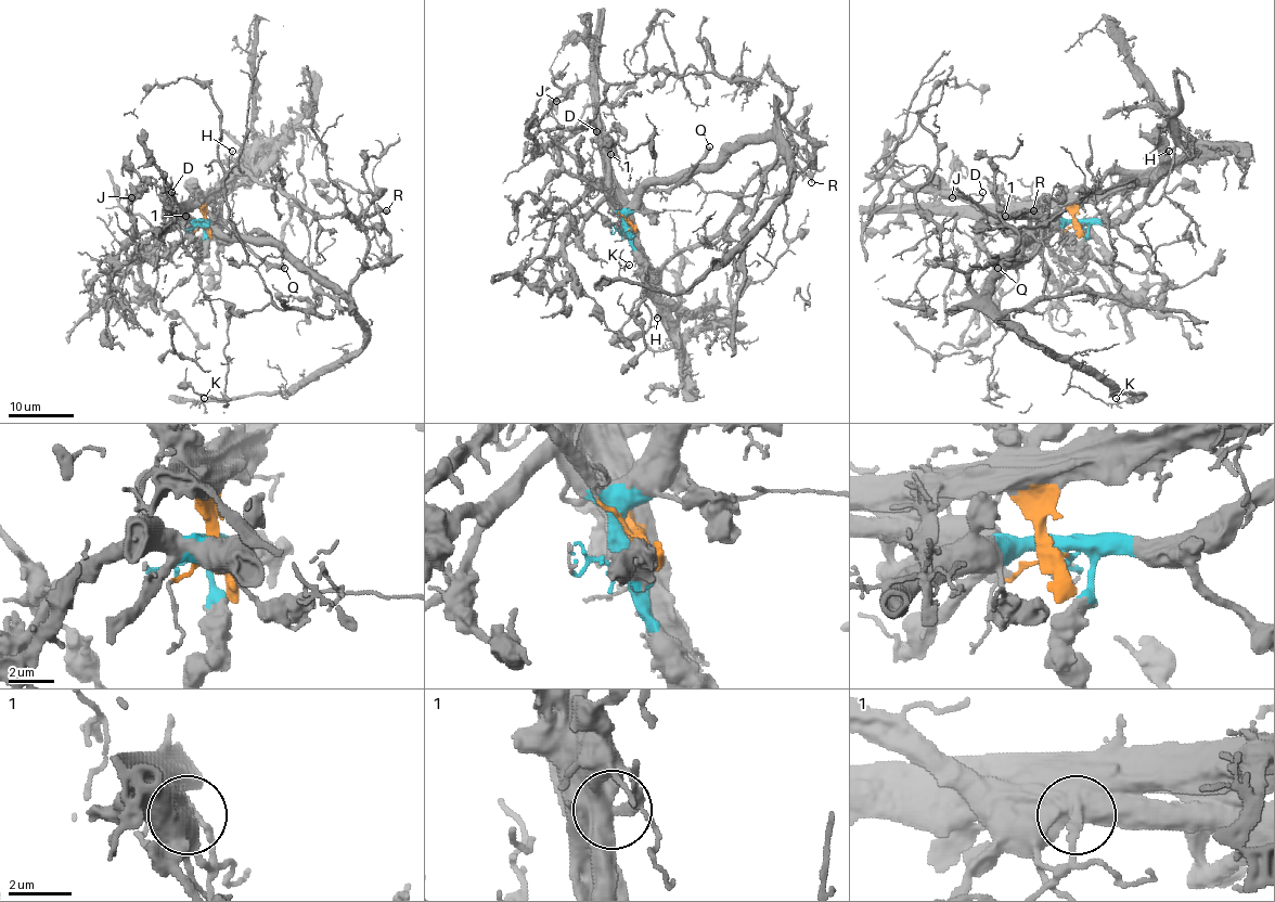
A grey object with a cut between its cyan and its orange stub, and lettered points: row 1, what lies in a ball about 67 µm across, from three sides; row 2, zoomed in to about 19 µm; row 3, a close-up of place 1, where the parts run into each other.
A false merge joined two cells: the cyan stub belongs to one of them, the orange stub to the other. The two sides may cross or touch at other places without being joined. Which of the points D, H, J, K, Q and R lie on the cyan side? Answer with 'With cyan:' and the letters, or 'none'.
With cyan: D, J, K

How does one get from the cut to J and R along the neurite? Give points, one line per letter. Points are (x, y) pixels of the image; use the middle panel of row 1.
J: (630, 228), (617, 210), (610, 191), (610, 140), (595, 114), (592, 89), (584, 81), (575, 82), (556, 101)
R: (630, 228), (634, 249), (653, 268), (662, 266), (710, 239), (757, 175), (795, 163), (811, 182)

